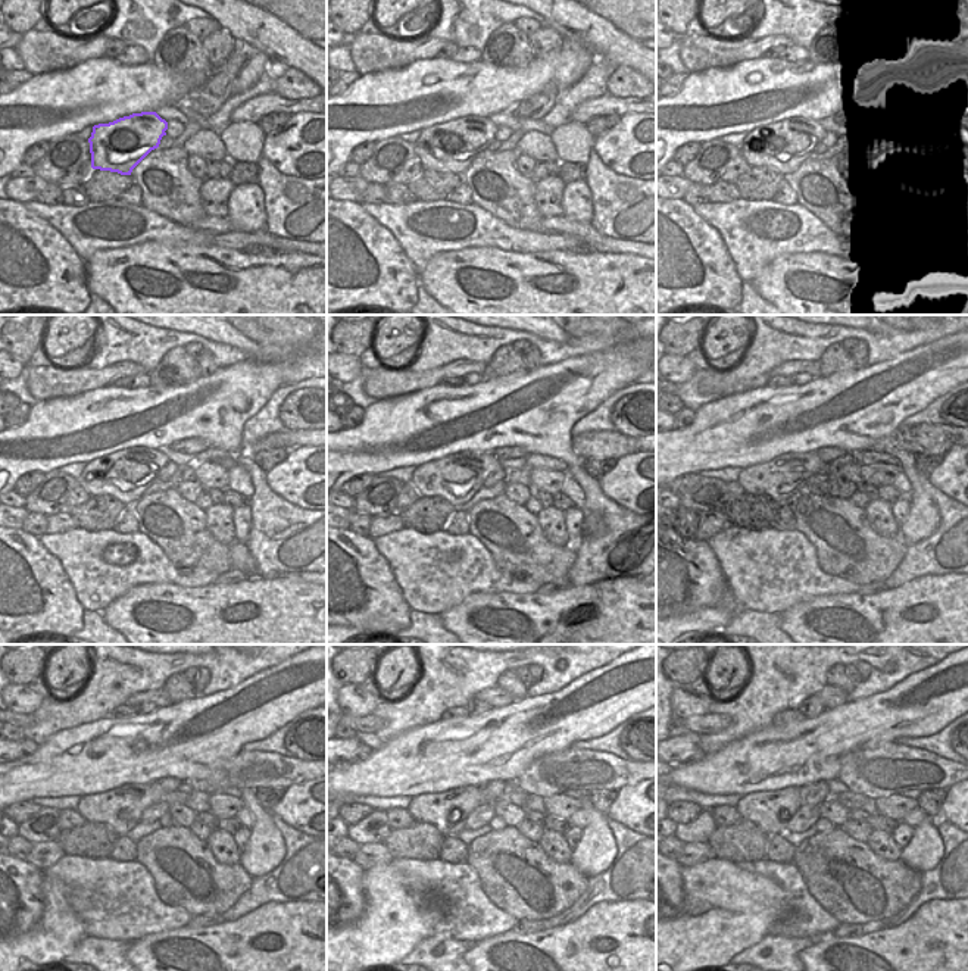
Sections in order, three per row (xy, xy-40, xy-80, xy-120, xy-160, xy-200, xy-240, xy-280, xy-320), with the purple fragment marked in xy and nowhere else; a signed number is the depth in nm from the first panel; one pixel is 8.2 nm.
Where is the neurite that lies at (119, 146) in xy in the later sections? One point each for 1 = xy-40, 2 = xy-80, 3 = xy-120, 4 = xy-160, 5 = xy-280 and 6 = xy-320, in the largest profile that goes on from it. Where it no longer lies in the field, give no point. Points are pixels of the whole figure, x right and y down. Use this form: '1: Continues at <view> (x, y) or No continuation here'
1: Continues at xy-40 (452, 146)
2: Continues at xy-80 (784, 146)
3: Continues at xy-120 (127, 475)
4: Continues at xy-160 (456, 478)
5: Continues at xy-280 (447, 811)
6: Continues at xy-320 (771, 811)

